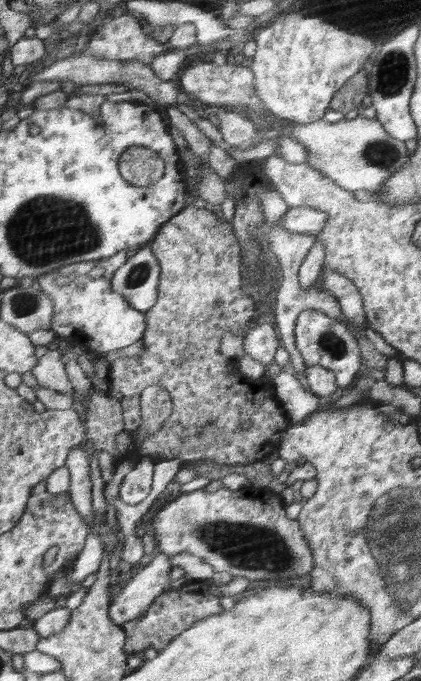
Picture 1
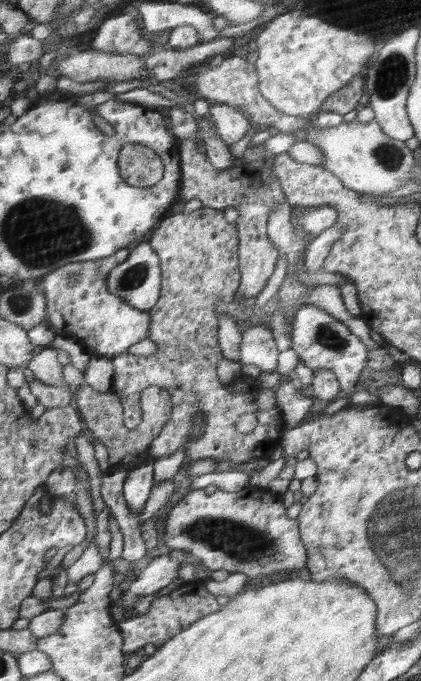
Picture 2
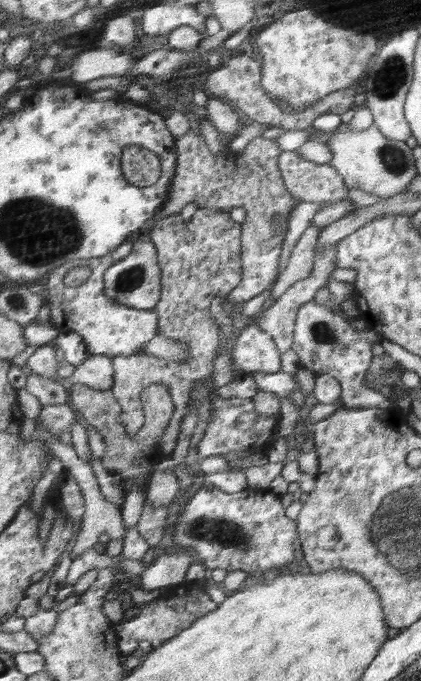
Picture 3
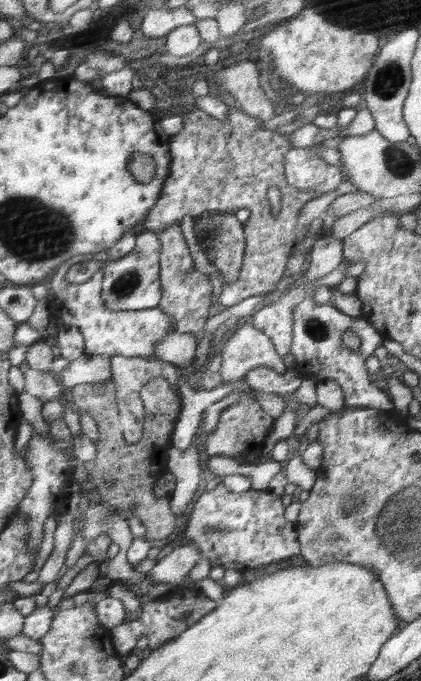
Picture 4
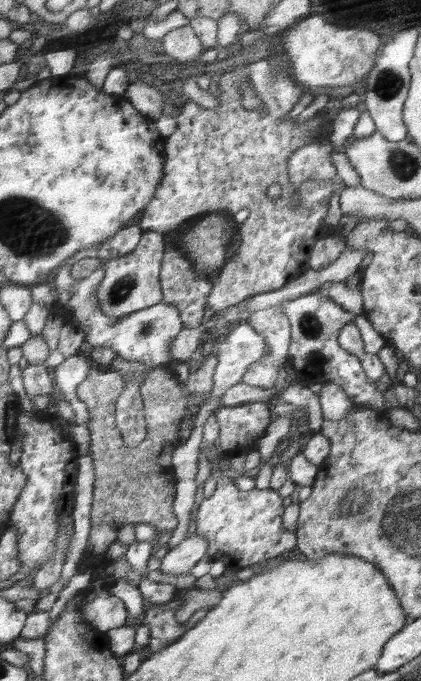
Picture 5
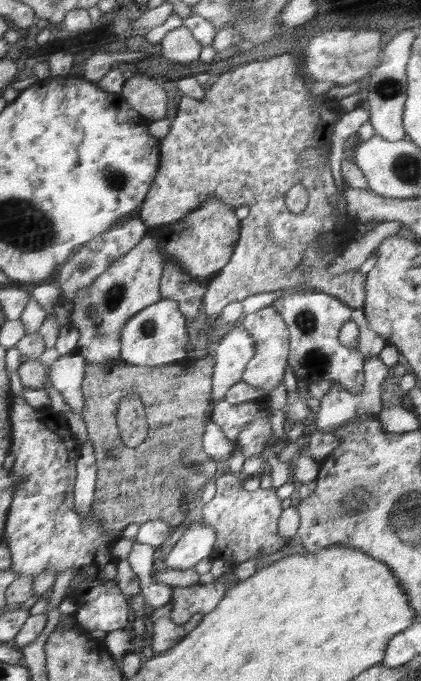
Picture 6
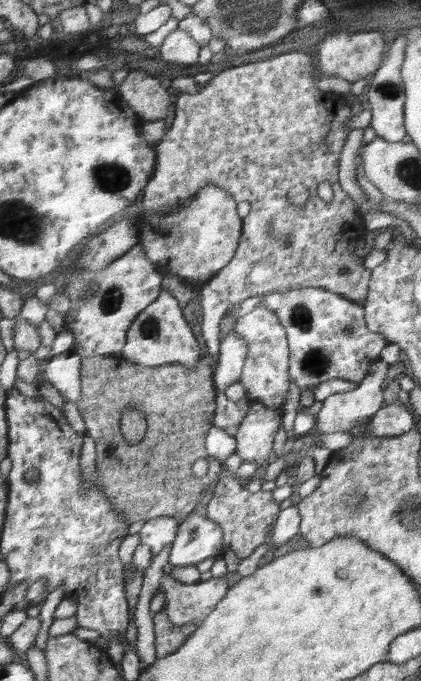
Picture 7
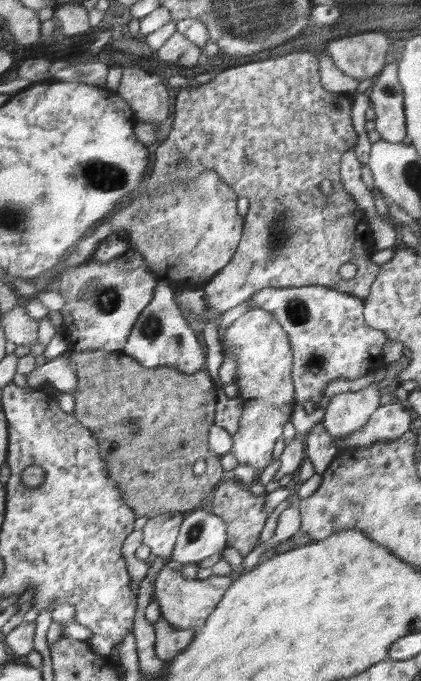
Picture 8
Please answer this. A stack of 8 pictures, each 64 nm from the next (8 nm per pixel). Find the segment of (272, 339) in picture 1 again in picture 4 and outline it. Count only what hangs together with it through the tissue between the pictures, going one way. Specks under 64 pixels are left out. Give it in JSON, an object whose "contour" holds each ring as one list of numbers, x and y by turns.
{"contour":[[242,322,236,328,233,336,224,344,220,356,223,358,222,369,220,370,223,383,231,383,242,380,246,374,259,366,268,366,273,368,279,374,287,372,283,359,276,352,275,346,270,338,262,331,256,330,253,325]]}

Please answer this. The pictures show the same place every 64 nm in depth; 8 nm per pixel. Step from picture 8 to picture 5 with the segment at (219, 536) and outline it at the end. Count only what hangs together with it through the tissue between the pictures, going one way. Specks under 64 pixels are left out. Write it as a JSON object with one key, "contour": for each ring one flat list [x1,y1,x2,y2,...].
{"contour":[[206,534,186,537,180,544,171,546,161,553,160,572,175,575,184,574,207,554,210,539]]}

